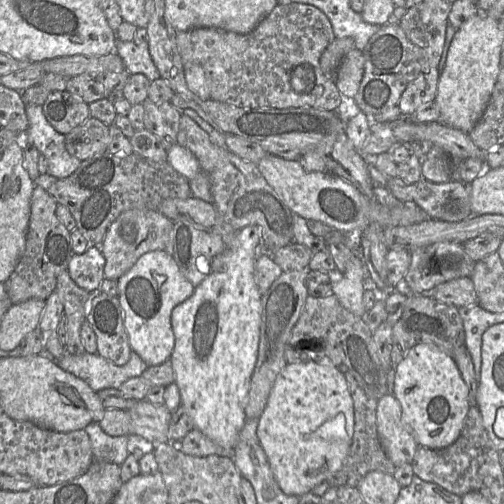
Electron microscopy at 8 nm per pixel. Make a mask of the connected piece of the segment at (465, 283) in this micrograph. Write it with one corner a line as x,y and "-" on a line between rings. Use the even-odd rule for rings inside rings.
460,277
441,283
430,295
441,303
457,308
478,303
471,277

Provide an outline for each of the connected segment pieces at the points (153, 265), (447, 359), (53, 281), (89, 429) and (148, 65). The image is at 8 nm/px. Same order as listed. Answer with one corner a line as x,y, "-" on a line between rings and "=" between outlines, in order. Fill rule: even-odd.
152,251
142,255
117,280
117,284
117,297
123,310
124,327
132,351
138,354
148,367
169,360
175,346
172,311
192,296
195,287
183,276
173,256
164,251
=
421,343
407,351
395,369
394,397
418,445
431,449
446,448
459,437
470,407
468,387
451,353
435,344
=
35,186
31,199
25,251
8,280
4,282
5,291
13,304
30,299
46,301
50,294
56,290
59,274
67,270
74,255
70,232
56,215
57,205
58,202
46,190
=
96,422
87,425
84,431
90,440
93,460
108,461
120,466
132,454
127,449
129,436
110,436
=
117,40
115,53
122,58
130,75
144,74
151,82
160,78
160,72
150,55
148,42
136,44
134,41

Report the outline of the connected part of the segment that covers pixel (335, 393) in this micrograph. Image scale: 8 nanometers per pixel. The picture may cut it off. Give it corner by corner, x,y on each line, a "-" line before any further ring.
330,362
287,364
259,418
257,436
284,494
299,497
337,472
354,433
354,408
344,373

